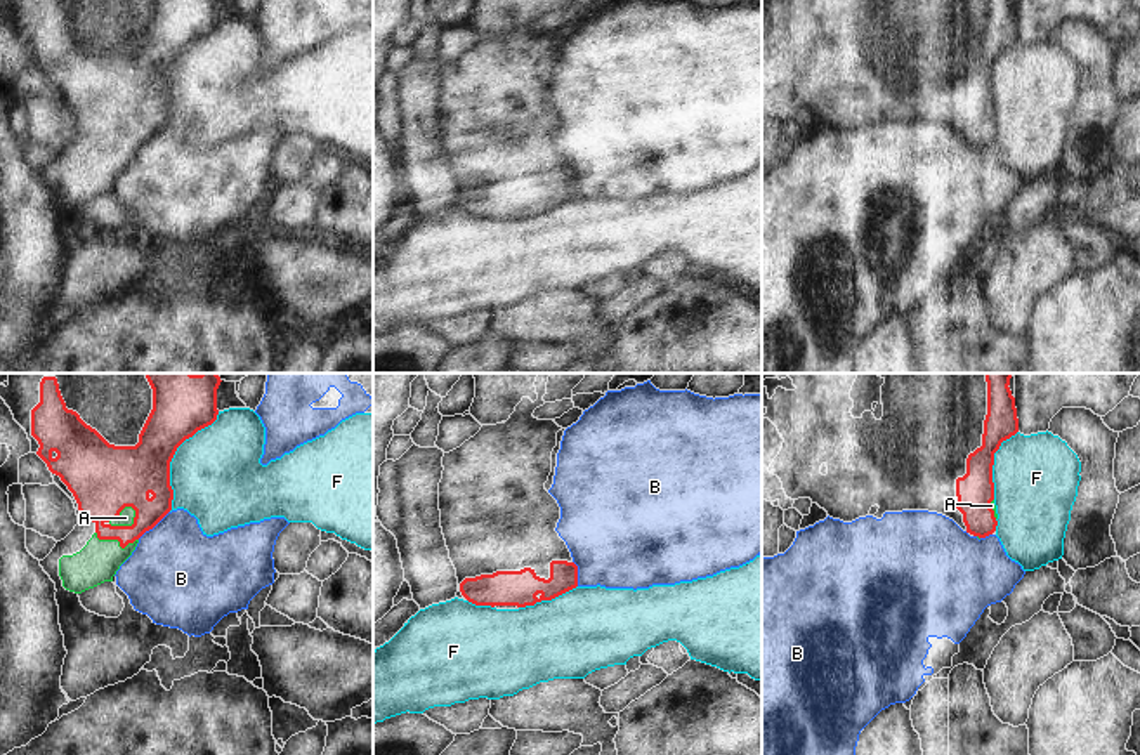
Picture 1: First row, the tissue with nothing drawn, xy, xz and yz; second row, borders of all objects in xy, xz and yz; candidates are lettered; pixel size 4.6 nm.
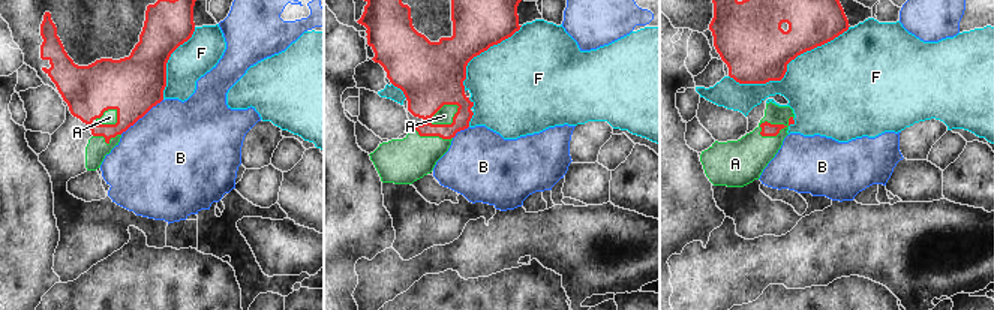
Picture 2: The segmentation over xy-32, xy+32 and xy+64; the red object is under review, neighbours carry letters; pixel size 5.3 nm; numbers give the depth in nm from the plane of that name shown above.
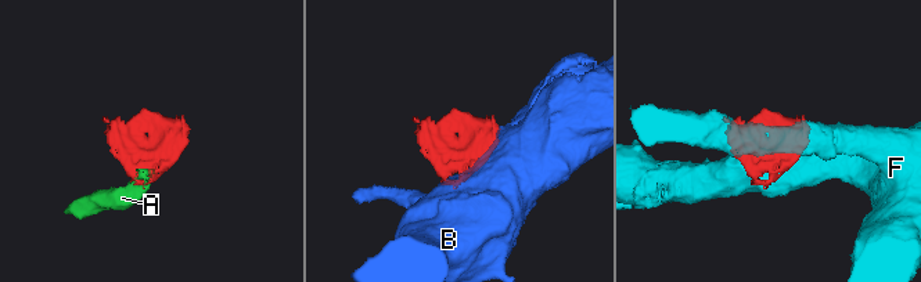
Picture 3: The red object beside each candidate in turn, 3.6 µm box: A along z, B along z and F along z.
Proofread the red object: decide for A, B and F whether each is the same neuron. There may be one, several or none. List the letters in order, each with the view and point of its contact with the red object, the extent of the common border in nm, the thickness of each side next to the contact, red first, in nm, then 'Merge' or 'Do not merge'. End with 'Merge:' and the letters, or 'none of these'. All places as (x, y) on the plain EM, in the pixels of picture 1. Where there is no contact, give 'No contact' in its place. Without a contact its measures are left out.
A: Touches red at xy (122, 120). Shared border 140 nm. Thickness 320 nm (red) against 70 nm. Merge
B: Touches red at xy (153, 137). Shared border 200 nm. Thickness 240 nm (red) against 460 nm. Do not merge
F: Touches red at xy (172, 68). Shared border 500 nm. Thickness 280 nm (red) against 420 nm. Do not merge
Merge: A.

